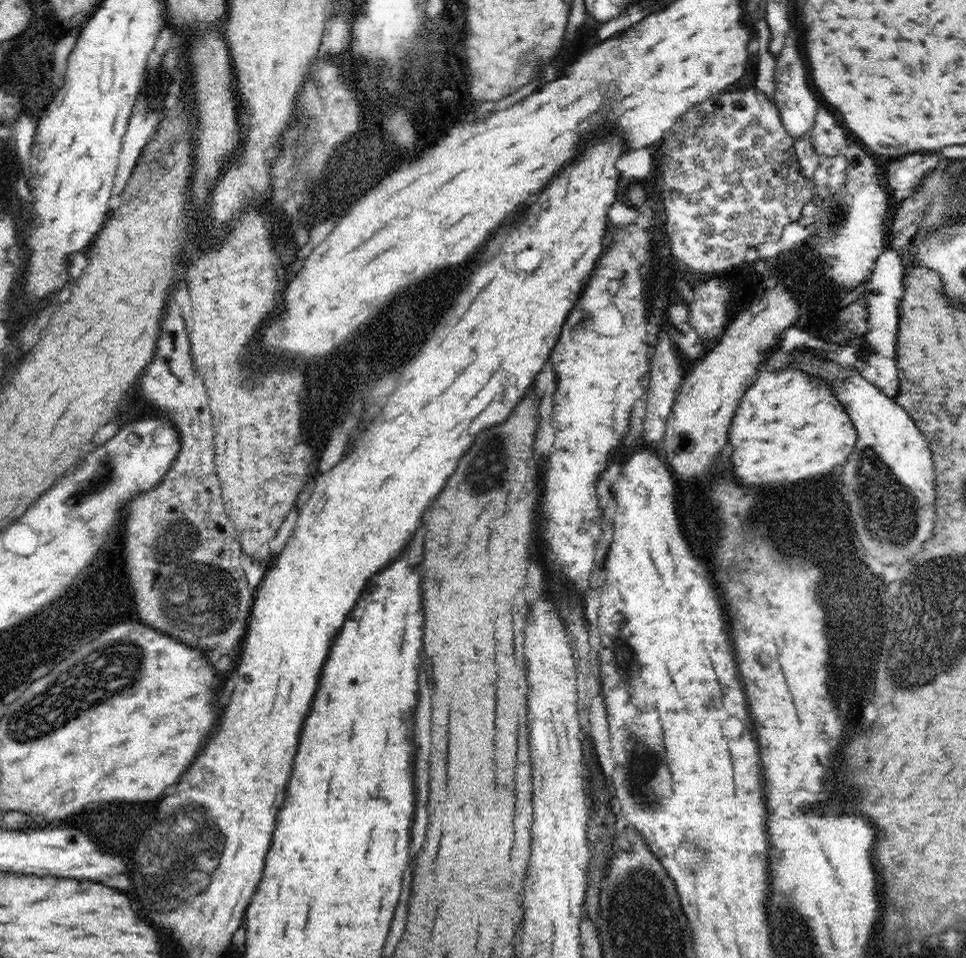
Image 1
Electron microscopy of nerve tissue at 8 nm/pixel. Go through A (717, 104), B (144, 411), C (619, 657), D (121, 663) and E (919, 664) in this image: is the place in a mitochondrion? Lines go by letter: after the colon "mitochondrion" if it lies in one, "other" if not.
A: other
B: other
C: mitochondrion
D: mitochondrion
E: mitochondrion

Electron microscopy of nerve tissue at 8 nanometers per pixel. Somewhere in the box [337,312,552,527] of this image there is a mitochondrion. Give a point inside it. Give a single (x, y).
(487, 472)

